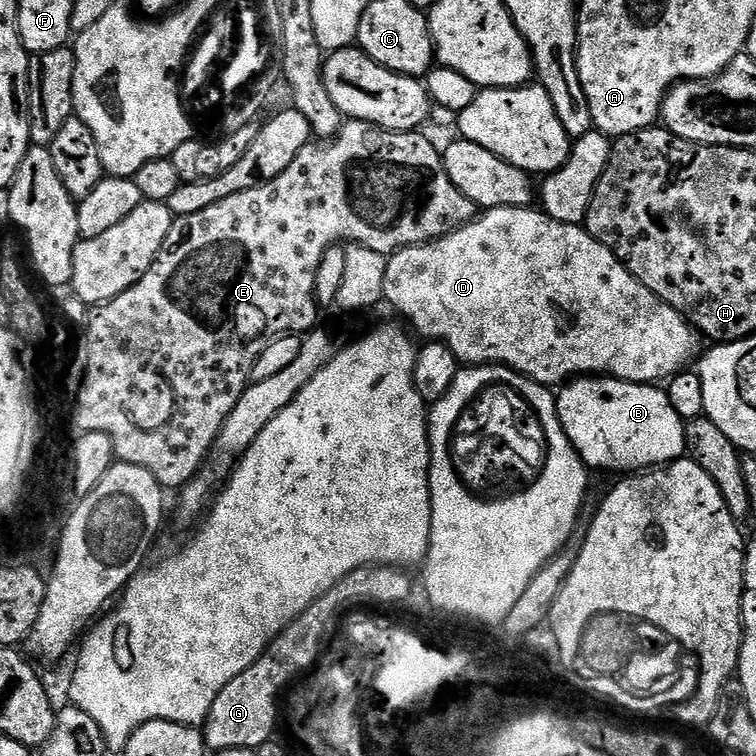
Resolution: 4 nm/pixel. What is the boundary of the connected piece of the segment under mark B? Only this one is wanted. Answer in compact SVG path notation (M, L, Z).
M584 374L579 378L573 378L559 389L556 396L556 413L562 422L562 430L566 434L566 438L574 446L574 450L579 454L580 459L584 461L589 469L601 468L604 472L624 472L620 474L636 474L641 470L651 470L666 464L671 464L673 460L679 460L685 455L684 446L684 430L685 421L674 410L674 406L670 406L670 398L667 391L661 390L659 387L650 384L635 384L629 380L617 380L615 376L606 376L603 374Z

